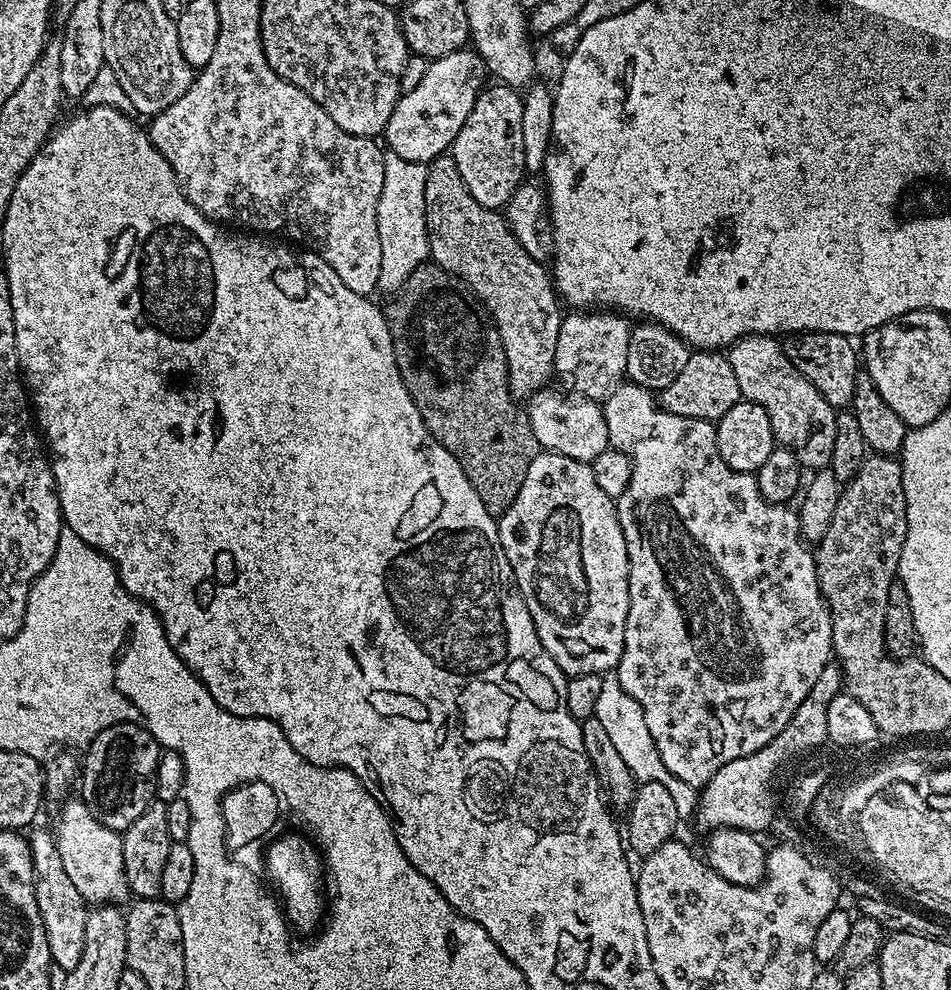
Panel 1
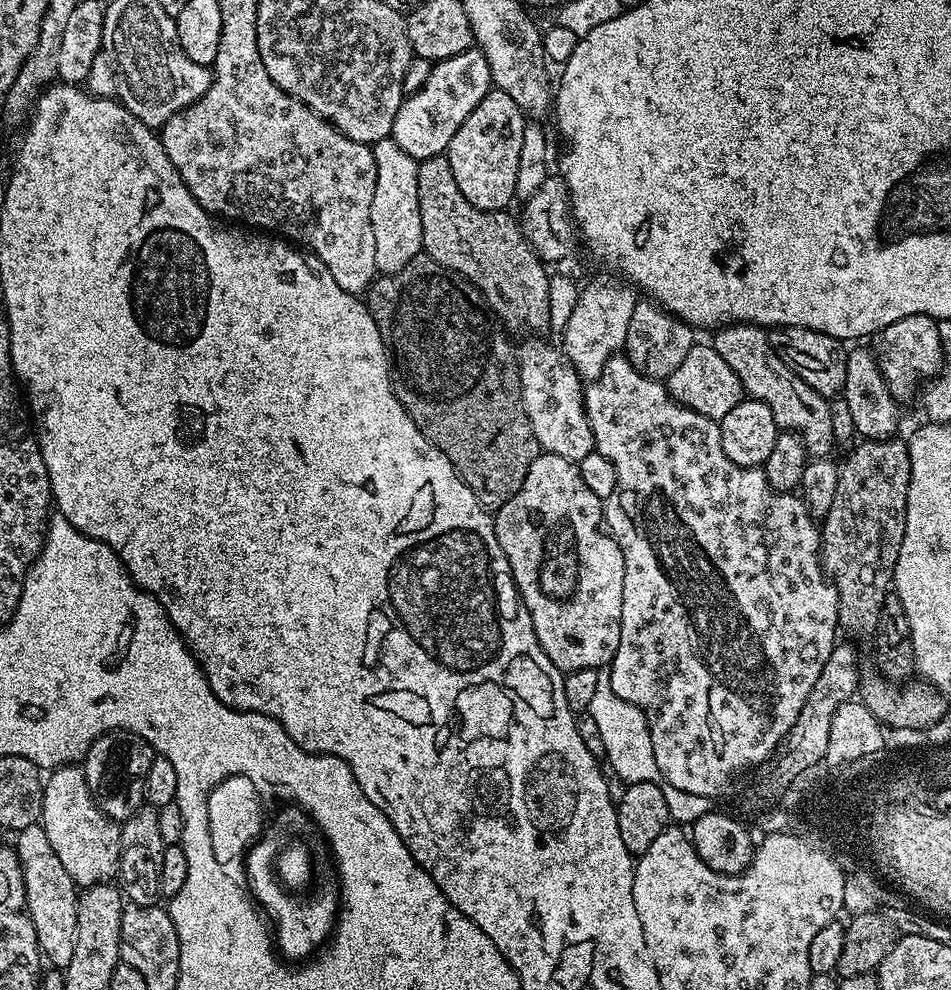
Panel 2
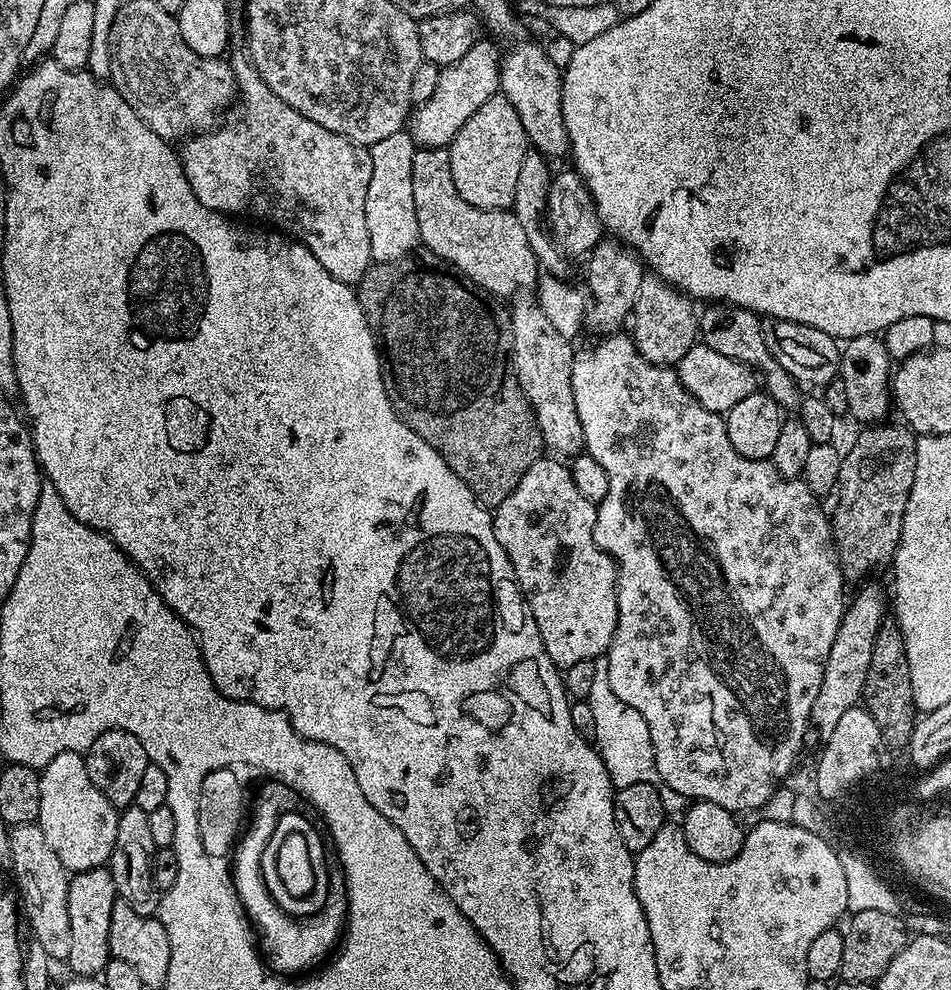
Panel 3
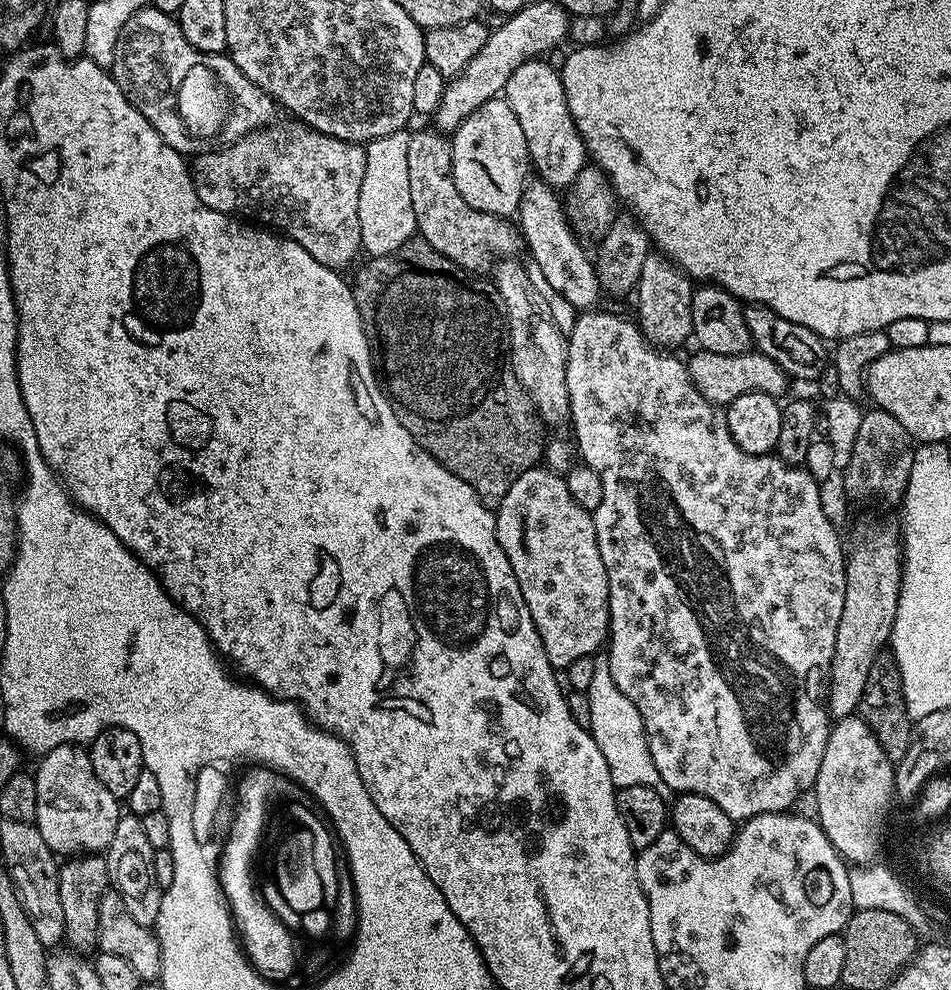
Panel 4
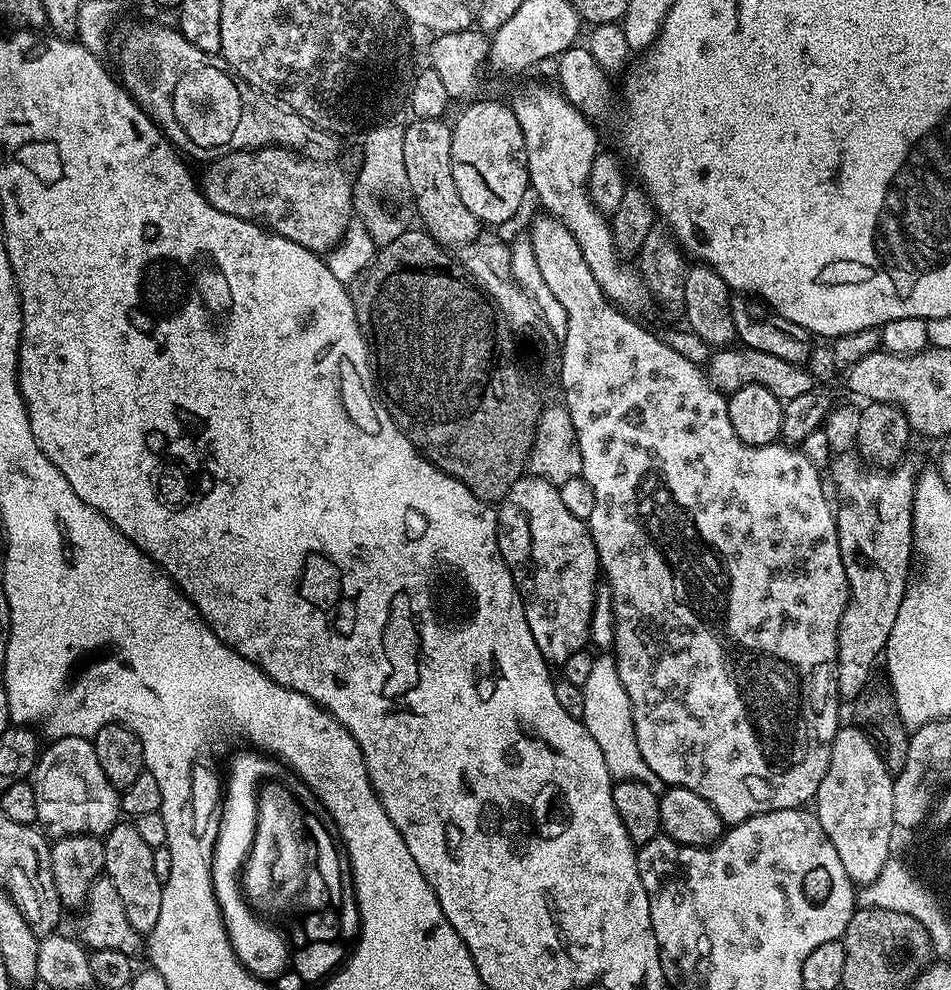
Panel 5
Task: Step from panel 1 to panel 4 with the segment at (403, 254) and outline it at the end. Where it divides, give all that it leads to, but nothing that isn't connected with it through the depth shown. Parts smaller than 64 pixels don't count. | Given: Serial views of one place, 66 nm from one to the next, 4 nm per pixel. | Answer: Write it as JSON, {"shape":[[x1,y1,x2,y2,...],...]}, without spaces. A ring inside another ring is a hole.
{"shape":[[403,131,369,140,364,148,366,174,358,194,358,222,360,242,369,257,390,254,417,235,414,206,410,202,410,173,406,167,409,146,410,135]]}

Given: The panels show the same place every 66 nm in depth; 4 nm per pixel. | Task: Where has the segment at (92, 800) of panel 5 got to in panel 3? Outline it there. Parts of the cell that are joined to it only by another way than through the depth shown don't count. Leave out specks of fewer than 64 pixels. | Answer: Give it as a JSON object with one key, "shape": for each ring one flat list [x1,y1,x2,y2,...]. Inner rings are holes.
{"shape":[[78,752,58,754,40,772,40,818,46,842,62,858,69,873,103,868,111,861,118,834,118,810,90,782,85,757]]}

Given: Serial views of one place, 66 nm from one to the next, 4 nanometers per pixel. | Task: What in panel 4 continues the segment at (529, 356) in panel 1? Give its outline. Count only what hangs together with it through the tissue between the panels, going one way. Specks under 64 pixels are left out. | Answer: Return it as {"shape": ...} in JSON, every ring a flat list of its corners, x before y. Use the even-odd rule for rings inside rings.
{"shape":[[431,130,432,132,415,132,413,131,410,135,410,146,406,150,406,167,410,173,410,202,414,206,414,218,416,219,416,230,419,239,425,240,430,246,434,246,434,250,438,250,438,254,442,254,446,258,450,258,462,269,473,270,472,268,484,268,491,265,493,262,499,260,504,260,508,257,515,257,517,255,516,251,521,251,522,248,522,237,515,227,512,228,508,225,509,221,507,219,501,218,499,216,491,216,485,212,478,211,477,208,472,208,469,204,464,201,462,194,458,194,458,190,454,186,452,181,452,142,451,139,445,133,439,130]]}

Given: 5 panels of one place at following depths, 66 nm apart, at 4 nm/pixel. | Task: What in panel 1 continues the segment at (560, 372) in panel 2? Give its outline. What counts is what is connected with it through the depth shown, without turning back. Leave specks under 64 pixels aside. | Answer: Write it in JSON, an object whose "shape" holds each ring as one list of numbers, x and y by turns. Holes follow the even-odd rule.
{"shape":[[551,388,541,389,529,401,527,413,531,418,531,428,543,451,562,454,583,464,592,463,594,458,610,446,609,430,603,409,597,401,581,396,556,394]]}

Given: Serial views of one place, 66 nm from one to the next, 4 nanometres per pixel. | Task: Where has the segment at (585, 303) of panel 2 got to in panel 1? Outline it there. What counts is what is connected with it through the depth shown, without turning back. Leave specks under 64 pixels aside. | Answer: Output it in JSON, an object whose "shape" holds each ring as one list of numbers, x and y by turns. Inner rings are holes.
{"shape":[[572,310,569,313,561,319,558,330,555,371,565,372,581,397,602,402,625,379,626,350,630,346,632,328,623,315,612,310]]}

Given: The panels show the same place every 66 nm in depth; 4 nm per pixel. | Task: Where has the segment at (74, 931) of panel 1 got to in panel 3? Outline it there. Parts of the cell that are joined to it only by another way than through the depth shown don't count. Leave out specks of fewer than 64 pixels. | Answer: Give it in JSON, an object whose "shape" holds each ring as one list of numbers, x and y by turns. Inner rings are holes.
{"shape":[[39,823,15,825,10,831,9,840,13,855,10,872,11,875,16,875,16,884,20,887,18,896,22,901,22,912,26,917,27,927,28,924,32,927,31,939,41,944,50,961,67,961,70,954,70,873,65,868,62,858,58,858,58,854,54,854,54,850,47,844,46,834,42,834]]}

